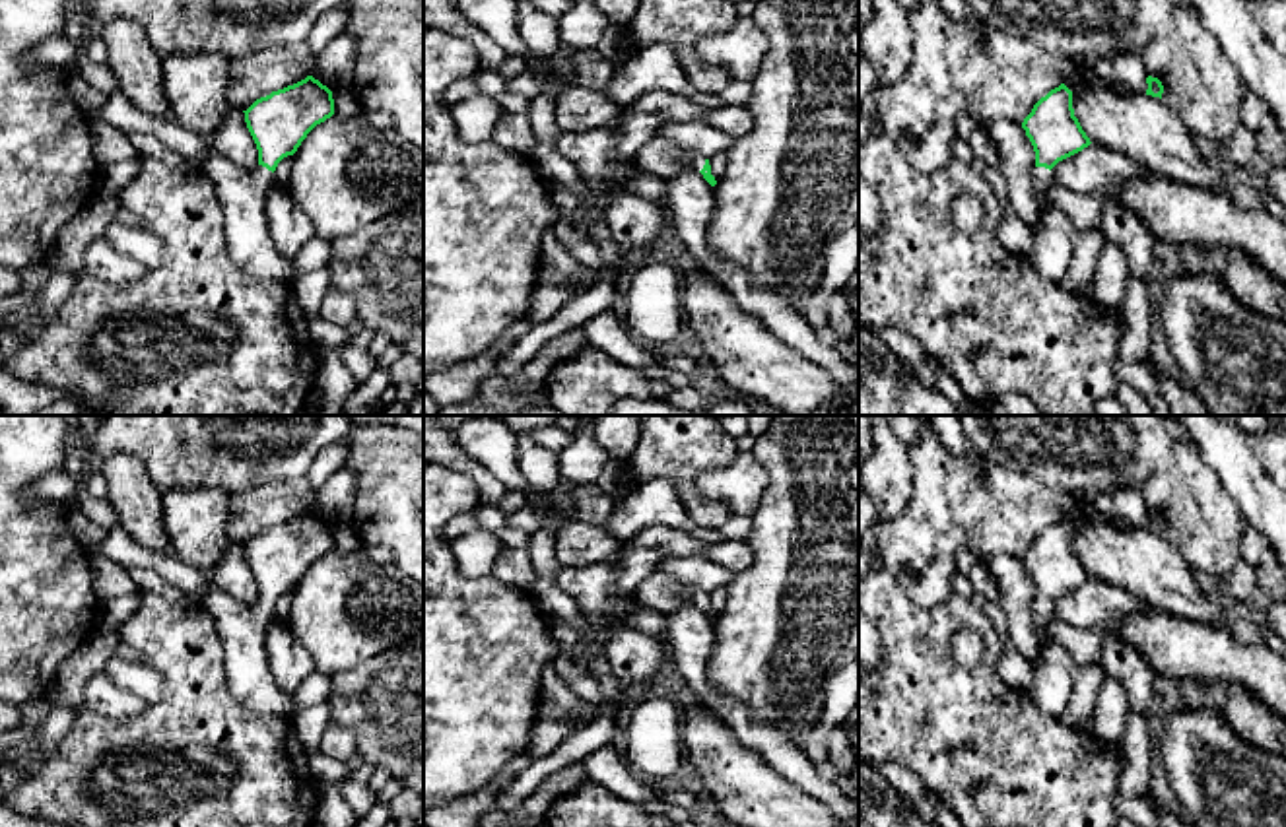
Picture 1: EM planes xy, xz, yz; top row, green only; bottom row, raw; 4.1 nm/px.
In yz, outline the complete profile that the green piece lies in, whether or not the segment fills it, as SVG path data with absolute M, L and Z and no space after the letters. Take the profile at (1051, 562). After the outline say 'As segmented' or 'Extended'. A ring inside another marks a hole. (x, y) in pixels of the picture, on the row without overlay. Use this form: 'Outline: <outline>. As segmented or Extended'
Outline: M1065 518L1033 540L1022 563L1035 586L1033 621L1043 639L1028 693L1045 714L1063 716L1080 666L1049 631L1053 619L1051 604L1092 577L1074 551L1072 526Z. Extended

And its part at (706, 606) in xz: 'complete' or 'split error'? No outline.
split error

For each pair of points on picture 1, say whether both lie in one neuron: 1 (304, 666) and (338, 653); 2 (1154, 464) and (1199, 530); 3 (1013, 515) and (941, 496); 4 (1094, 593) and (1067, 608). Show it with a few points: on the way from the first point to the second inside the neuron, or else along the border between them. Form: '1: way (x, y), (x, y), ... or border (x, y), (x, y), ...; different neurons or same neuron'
1: border (288, 624), (288, 629), (317, 668); different neurons
2: way (1170, 480), (1191, 501), (1197, 515); same neuron
3: way (995, 511), (958, 503); same neuron
4: way (1088, 598), (1079, 608), (1073, 608); same neuron

